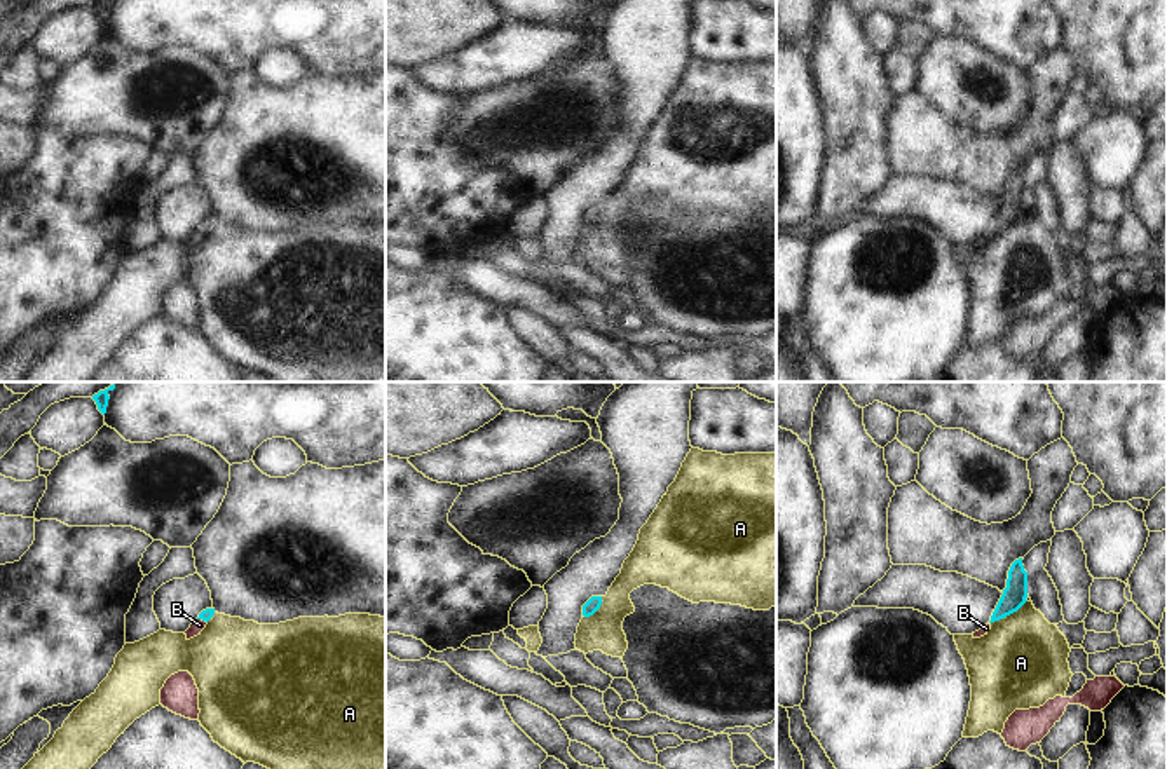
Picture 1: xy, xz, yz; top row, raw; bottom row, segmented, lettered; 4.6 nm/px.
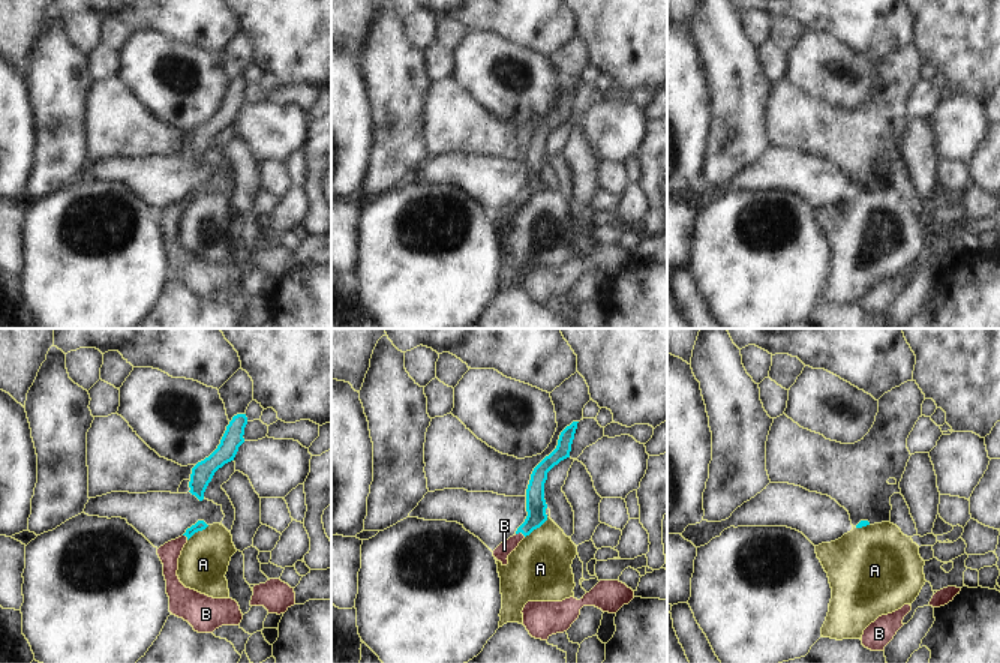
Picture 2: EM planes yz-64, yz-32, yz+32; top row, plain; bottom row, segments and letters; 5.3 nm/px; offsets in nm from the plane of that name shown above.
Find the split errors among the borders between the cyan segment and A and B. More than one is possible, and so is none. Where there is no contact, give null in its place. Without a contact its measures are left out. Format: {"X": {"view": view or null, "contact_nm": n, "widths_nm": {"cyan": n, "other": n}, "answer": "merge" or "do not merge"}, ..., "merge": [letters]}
{"A": {"view": "yz", "contact_nm": 200, "widths_nm": {"cyan": 110, "other": 420}, "answer": "do not merge"}, "B": {"view": "xy", "contact_nm": 60, "widths_nm": {"cyan": 50, "other": 60}, "answer": "merge"}, "merge": ["B"]}

